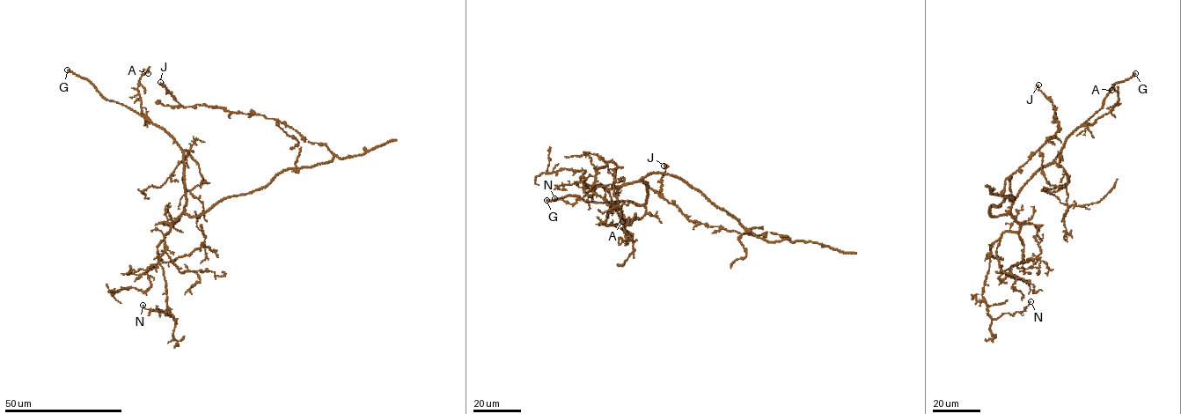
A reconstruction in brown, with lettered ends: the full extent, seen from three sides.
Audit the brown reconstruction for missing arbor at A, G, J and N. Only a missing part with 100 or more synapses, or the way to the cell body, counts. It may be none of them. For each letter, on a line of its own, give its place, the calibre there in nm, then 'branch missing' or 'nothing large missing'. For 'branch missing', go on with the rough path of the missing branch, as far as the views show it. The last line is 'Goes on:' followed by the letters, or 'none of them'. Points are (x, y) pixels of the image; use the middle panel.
A: at (622, 221); 140 nm thick; nothing large missing
G: at (546, 200); 280 nm thick; branch missing; missing branch runs (546, 200), (526, 176), (528, 164)
J: at (663, 166); 200 nm thick; nothing large missing
N: at (554, 198); 140 nm thick; nothing large missing
Goes on: G

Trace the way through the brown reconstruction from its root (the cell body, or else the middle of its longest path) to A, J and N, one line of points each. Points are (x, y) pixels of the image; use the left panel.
A: (253, 190), (225, 197), (198, 217), (186, 214), (182, 151), (142, 113), (137, 88), (148, 69), (148, 73)
J: (253, 190), (283, 170), (330, 162), (333, 153), (278, 120), (184, 107), (160, 82)
N: (253, 190), (198, 217), (182, 213), (164, 235), (159, 264), (176, 323), (143, 305)

